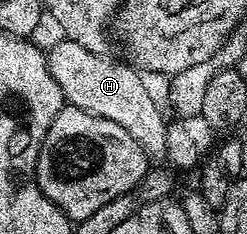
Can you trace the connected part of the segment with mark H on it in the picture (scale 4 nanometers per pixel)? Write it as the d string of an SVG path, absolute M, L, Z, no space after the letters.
M59 40L52 50L46 51L49 72L53 72L53 80L57 80L57 88L61 88L66 105L76 106L90 114L99 114L105 120L113 120L113 124L121 124L137 144L152 159L163 158L165 152L165 132L168 119L163 119L155 98L149 87L143 83L144 75L126 61L114 62L107 54L89 52L89 48L81 48L81 44Z

